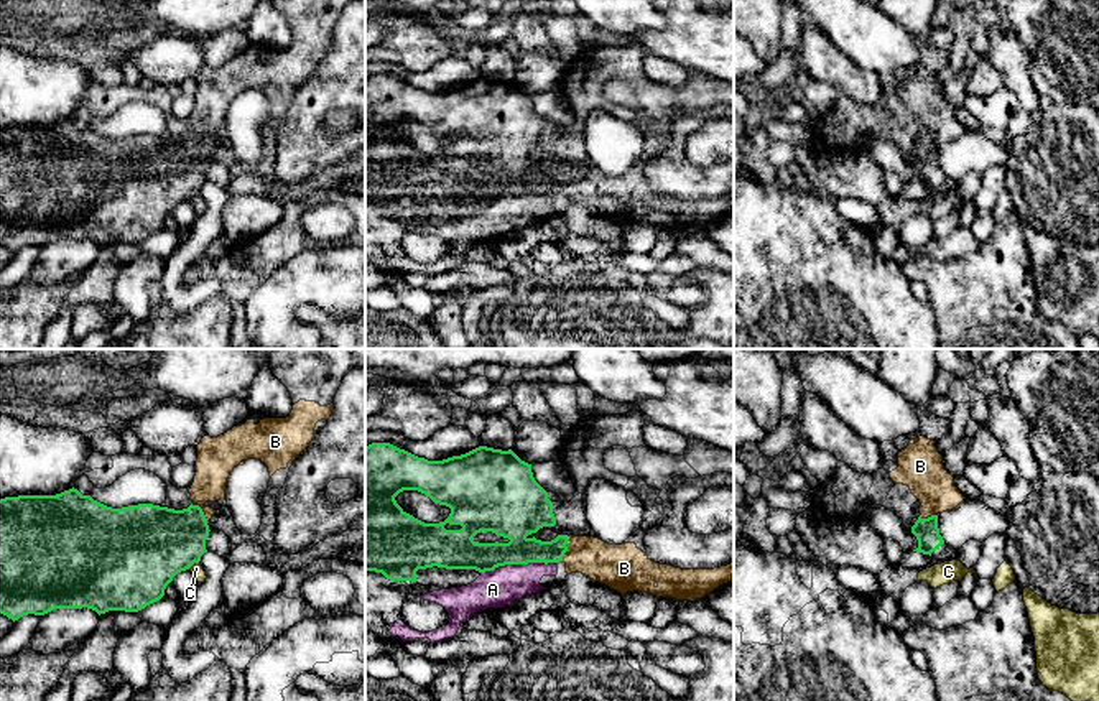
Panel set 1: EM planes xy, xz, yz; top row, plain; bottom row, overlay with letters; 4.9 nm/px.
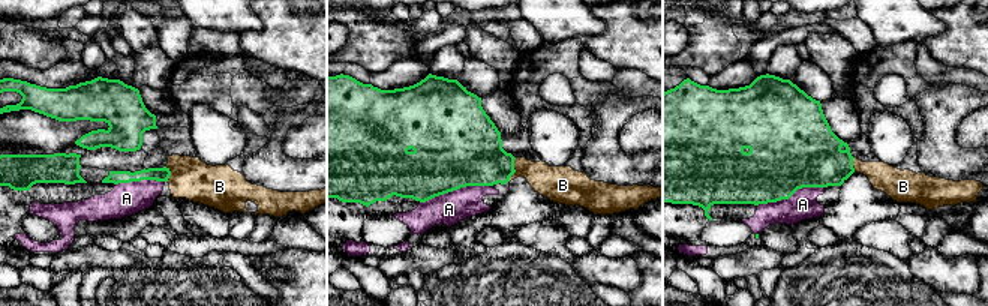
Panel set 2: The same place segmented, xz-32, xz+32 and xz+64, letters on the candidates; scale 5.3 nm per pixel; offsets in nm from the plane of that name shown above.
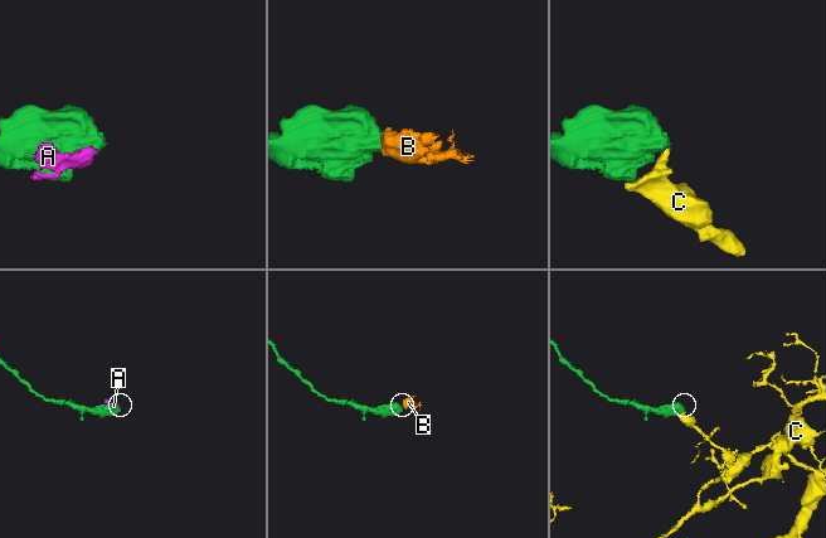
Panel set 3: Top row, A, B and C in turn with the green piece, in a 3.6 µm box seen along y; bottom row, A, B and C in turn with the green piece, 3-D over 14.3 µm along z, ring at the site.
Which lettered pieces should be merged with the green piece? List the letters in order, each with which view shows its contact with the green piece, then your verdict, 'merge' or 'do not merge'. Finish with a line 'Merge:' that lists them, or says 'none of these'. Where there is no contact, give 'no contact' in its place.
A: contact in xz; merge
B: contact in xz; merge
C: contact in xy; do not merge
Merge: A, B

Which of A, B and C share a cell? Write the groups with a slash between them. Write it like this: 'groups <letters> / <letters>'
groups A B / C

